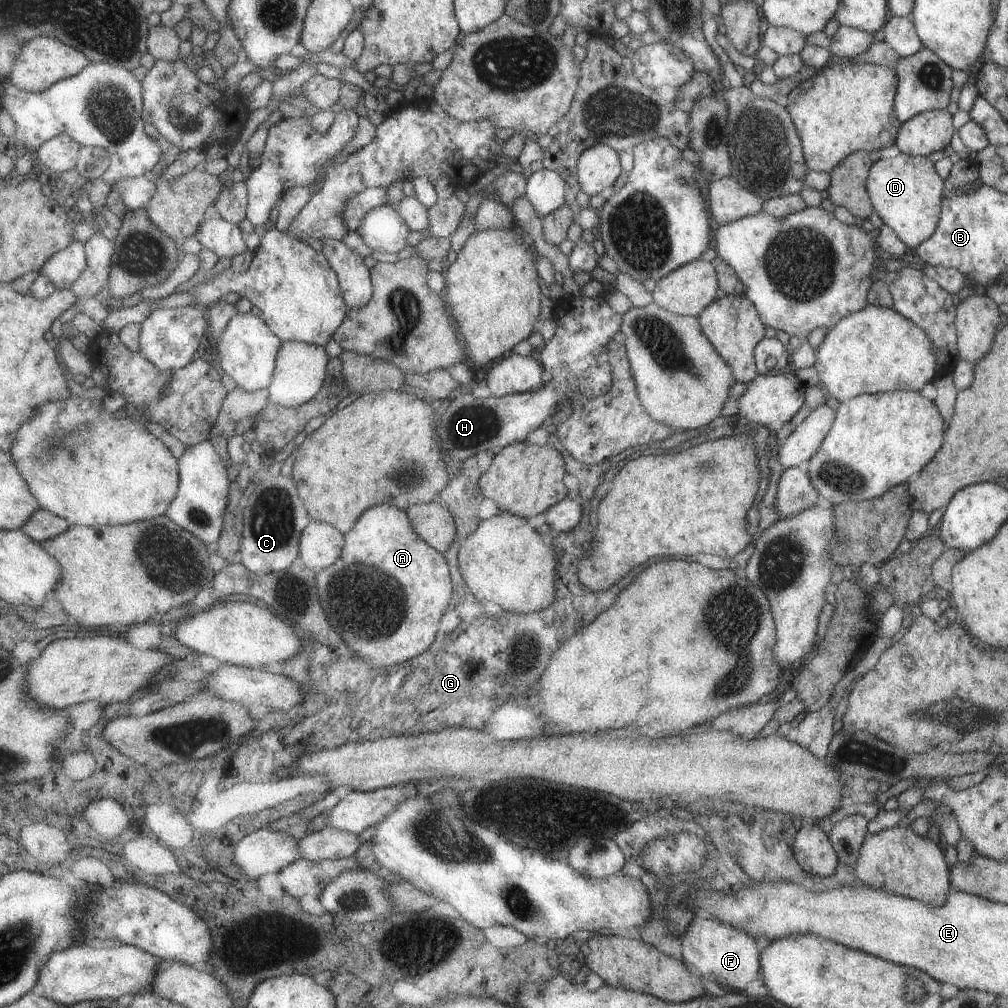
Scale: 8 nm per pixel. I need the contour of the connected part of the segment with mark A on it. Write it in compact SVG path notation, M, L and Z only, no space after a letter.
M391 505L367 510L355 528L345 536L342 558L317 572L317 578L323 606L333 626L341 630L349 642L347 648L361 658L363 665L371 668L403 664L430 650L438 638L443 616L454 598L454 582L446 556L419 536L405 510Z

